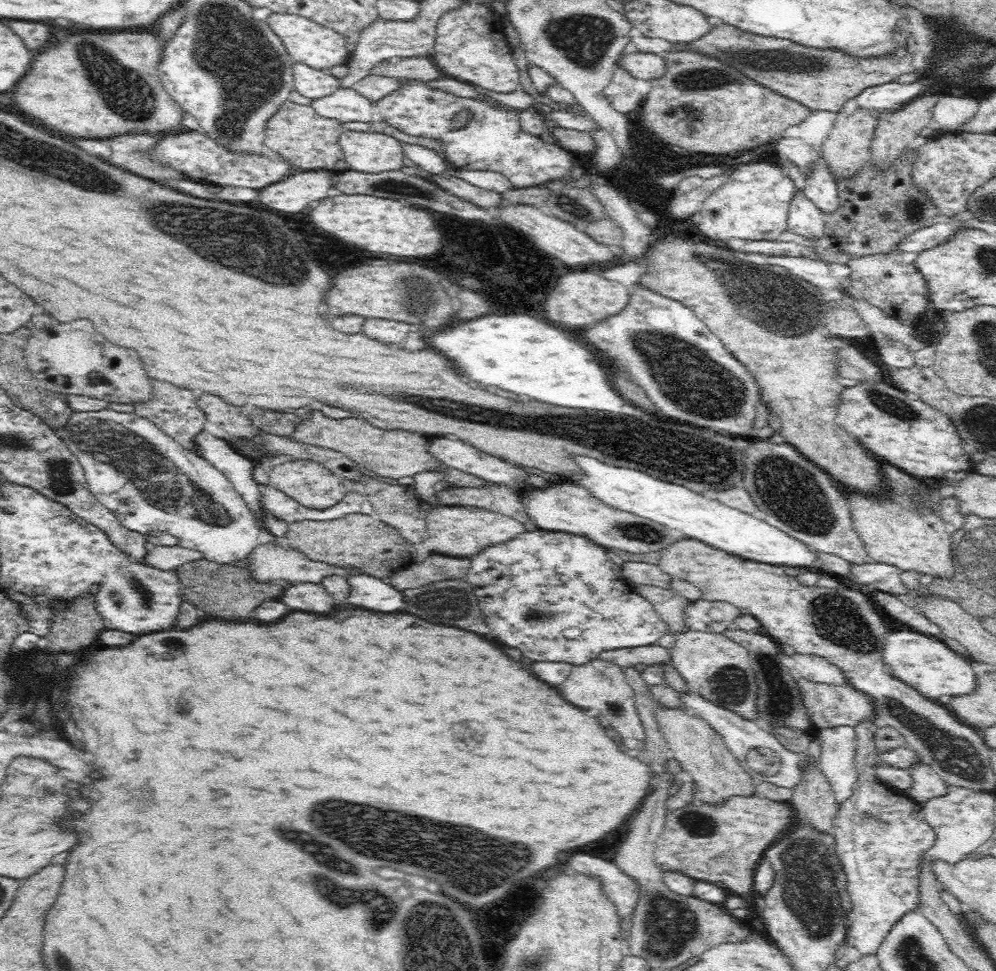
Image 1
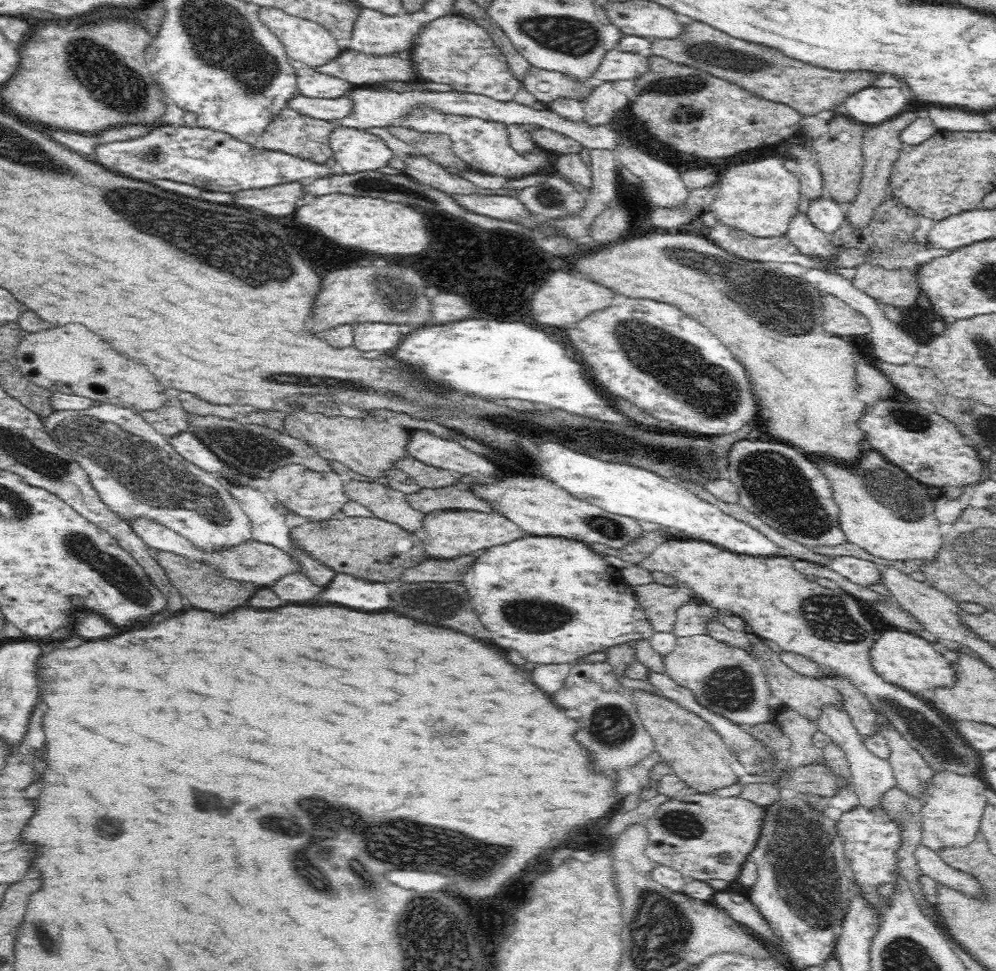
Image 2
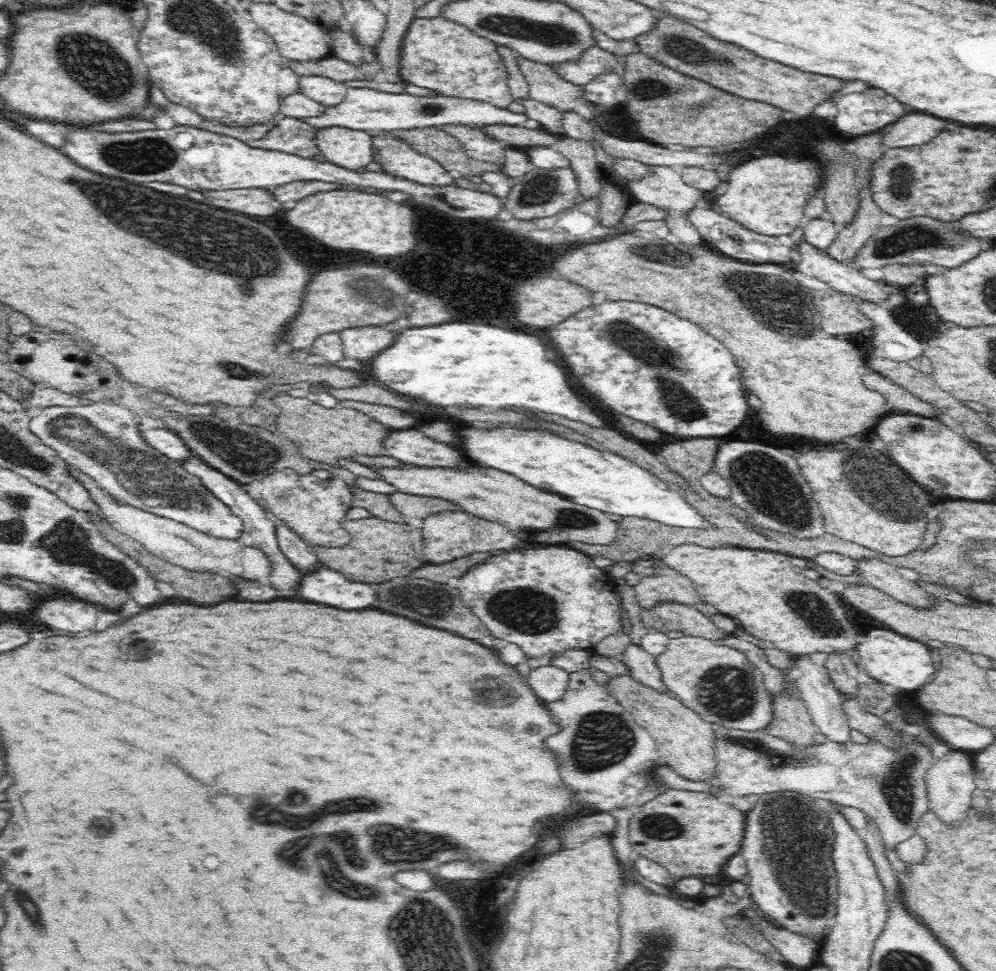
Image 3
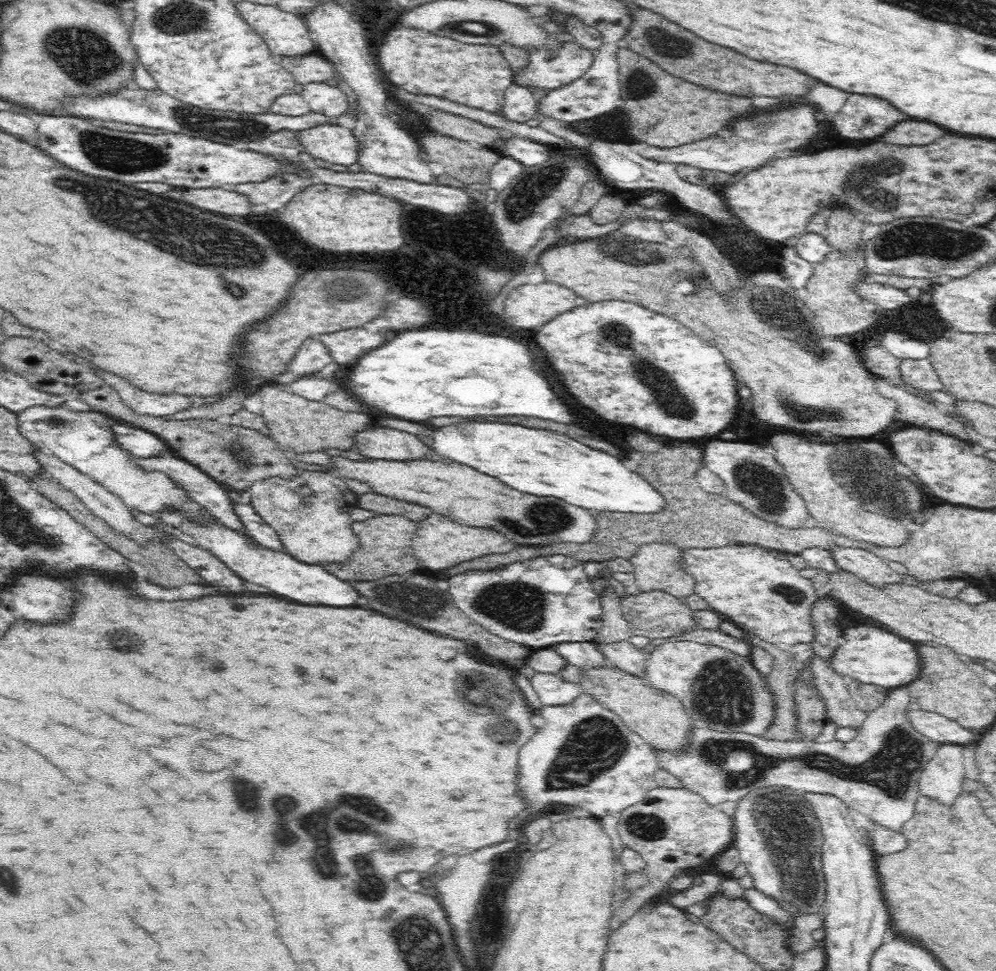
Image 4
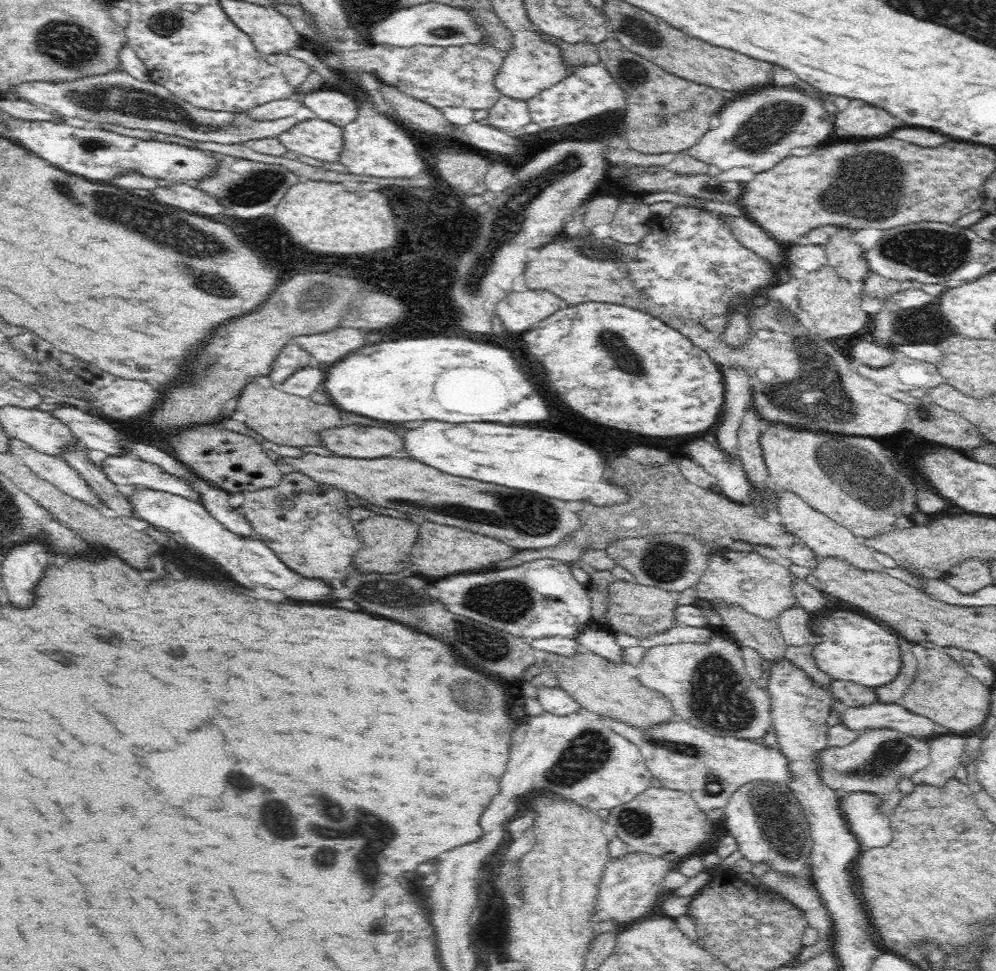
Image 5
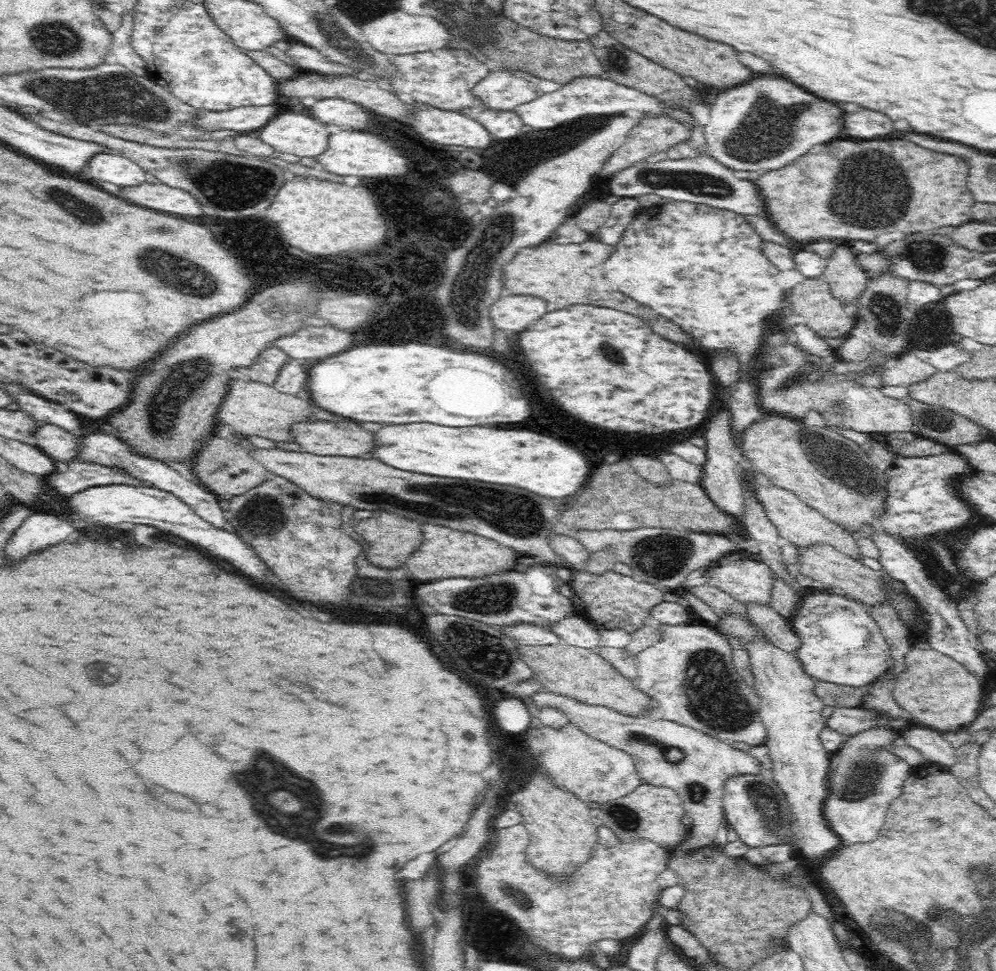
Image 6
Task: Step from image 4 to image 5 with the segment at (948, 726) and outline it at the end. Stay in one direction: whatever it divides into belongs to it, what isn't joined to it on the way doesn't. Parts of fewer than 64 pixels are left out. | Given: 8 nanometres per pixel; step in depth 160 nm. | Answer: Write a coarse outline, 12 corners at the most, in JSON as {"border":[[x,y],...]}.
{"border":[[897,703],[843,708],[848,730],[897,730],[916,738],[954,734]]}

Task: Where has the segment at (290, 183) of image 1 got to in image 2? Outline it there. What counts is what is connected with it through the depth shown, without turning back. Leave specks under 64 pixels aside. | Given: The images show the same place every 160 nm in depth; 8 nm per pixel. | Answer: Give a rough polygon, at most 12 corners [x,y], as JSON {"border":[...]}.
{"border":[[301,182],[231,193],[234,206],[286,216],[304,198]]}

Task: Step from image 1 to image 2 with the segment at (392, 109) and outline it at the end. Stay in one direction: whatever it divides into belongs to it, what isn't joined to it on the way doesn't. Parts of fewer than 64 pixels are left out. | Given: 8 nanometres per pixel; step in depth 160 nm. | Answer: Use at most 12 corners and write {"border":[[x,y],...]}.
{"border":[[418,108],[400,127],[448,135],[471,170],[516,179],[548,171],[520,156],[507,126]]}

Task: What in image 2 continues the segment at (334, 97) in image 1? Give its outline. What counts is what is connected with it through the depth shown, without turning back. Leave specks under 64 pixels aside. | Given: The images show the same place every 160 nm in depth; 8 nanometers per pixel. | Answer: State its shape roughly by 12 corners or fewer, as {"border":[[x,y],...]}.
{"border":[[300,94],[287,102],[297,114],[334,121],[351,109],[342,98],[308,98]]}

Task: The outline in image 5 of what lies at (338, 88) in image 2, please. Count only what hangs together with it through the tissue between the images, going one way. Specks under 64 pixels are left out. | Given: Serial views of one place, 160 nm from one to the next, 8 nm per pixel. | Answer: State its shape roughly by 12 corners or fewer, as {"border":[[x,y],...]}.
{"border":[[334,89],[304,96],[318,119],[340,128],[358,119],[358,102]]}

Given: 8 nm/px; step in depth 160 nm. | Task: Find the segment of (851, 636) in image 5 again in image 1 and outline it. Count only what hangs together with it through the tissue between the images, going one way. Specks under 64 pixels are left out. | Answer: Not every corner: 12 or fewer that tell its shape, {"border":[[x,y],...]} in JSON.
{"border":[[889,630],[888,674],[926,698],[976,686],[971,659],[938,638]]}

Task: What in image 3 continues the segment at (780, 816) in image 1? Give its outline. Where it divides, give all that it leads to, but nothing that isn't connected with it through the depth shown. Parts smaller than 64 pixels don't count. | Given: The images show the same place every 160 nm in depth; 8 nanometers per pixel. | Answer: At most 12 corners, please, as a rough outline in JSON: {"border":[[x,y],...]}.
{"border":[[662,788],[628,820],[634,854],[674,878],[712,876],[746,816]]}

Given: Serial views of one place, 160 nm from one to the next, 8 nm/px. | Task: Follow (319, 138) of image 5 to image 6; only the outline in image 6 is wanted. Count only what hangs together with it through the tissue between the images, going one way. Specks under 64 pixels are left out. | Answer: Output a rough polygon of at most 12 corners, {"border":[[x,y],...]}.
{"border":[[283,109],[254,136],[274,151],[308,158],[330,133],[313,116]]}

